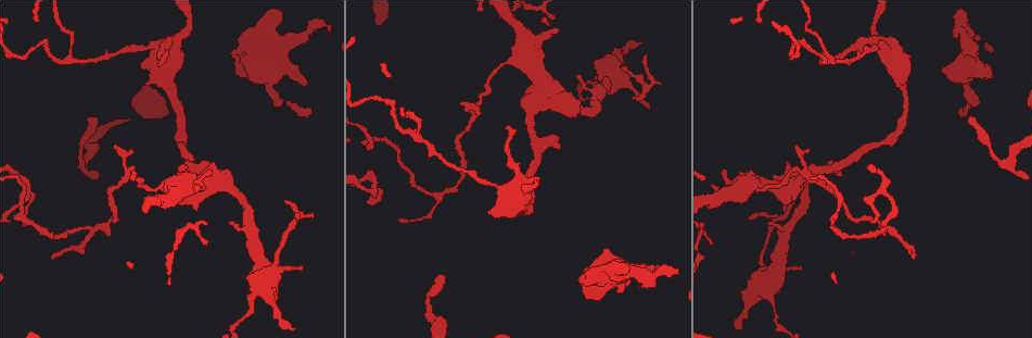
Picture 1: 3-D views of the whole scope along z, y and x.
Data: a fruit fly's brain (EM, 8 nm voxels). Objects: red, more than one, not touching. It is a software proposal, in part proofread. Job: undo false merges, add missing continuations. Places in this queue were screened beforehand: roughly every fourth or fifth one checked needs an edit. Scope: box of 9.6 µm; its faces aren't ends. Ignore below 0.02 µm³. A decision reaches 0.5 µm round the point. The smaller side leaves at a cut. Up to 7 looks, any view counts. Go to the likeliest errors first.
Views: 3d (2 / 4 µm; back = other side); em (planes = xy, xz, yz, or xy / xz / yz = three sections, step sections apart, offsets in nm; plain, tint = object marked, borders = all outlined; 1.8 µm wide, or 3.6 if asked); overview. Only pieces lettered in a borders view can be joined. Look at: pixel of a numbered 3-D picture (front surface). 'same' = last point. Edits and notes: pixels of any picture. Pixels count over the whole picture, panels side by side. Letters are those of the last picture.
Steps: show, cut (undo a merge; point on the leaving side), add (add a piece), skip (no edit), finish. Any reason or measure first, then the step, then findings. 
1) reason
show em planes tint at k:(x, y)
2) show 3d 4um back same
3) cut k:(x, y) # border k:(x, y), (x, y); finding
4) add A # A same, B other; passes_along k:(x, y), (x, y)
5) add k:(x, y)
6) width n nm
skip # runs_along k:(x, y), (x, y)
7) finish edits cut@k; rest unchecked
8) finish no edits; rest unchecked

an open end
show 3d 2um at 1:(653, 267)

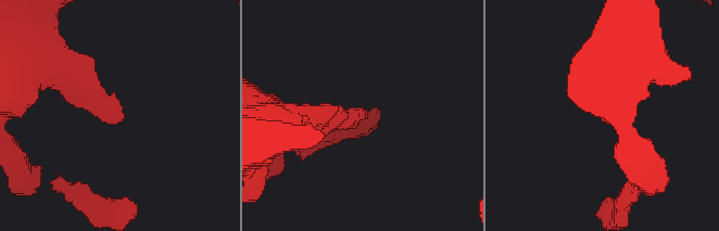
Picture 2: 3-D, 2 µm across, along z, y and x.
show em planes borders at 2:(364, 114)

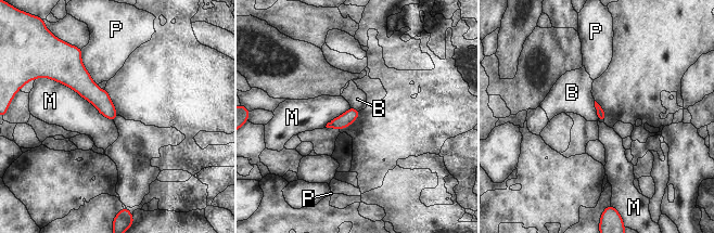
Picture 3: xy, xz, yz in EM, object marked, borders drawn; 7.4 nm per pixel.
skip # B other, M other, P other; runs_along 3:(73, 63), (75, 76), (112, 117); none of them fits

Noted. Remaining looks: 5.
show em xz step 4 tint at 1:(26, 226)

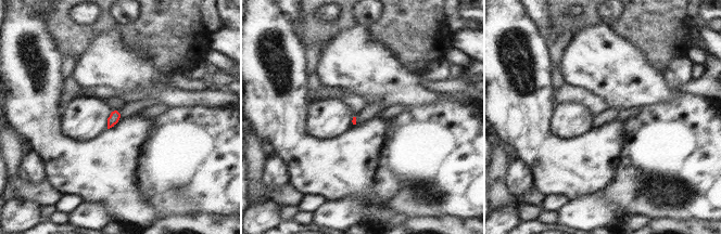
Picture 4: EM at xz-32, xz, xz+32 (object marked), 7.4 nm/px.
show em planes borders same

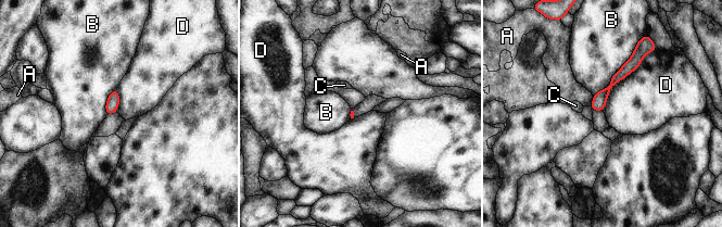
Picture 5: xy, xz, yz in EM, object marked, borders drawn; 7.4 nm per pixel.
longest_contact D 550 nm
skip # A other, B other, C other, D other; runs_along 5:(637, 59), (611, 84), (595, 108); none of them fits

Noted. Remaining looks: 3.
free end
show 3d 4um at 1:(792, 204)

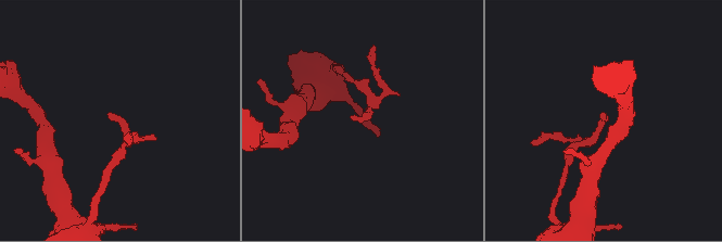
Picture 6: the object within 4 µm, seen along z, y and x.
shape alone is not enough
show em planes borders at 6:(603, 114)

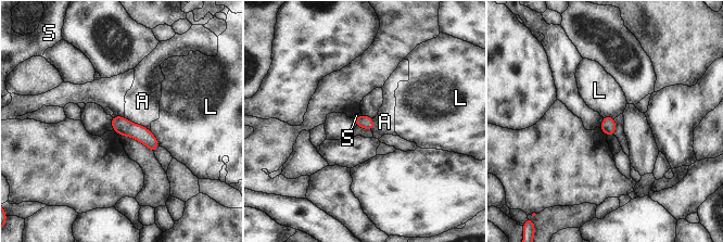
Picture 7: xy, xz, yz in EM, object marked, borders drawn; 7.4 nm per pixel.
width 90 nm
skip # A other, L other, S other; border 7:(124, 117), (150, 130); none of them fits

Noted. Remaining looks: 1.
finish no edits; rest unchecked

